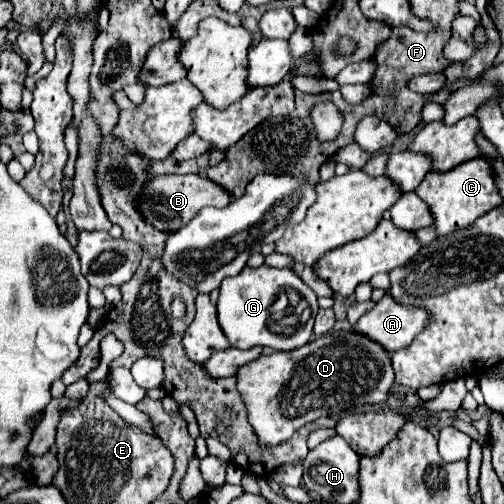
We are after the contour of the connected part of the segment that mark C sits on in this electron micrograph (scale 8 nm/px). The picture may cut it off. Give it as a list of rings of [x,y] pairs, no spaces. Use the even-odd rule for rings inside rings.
[[[482,156],[468,160],[466,164],[460,164],[458,168],[454,168],[446,174],[428,172],[426,178],[422,180],[422,184],[416,188],[416,194],[428,204],[438,236],[448,236],[454,230],[466,228],[476,218],[480,218],[488,210],[502,204],[502,196],[494,184],[492,162],[484,160]]]

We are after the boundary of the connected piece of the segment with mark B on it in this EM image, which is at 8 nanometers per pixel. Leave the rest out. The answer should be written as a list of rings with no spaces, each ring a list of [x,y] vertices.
[[[164,174],[150,178],[146,182],[146,188],[138,198],[138,210],[142,212],[142,218],[154,228],[162,232],[176,232],[182,226],[186,226],[204,206],[224,208],[230,202],[230,198],[232,196],[222,186],[210,184],[210,180],[204,174],[184,174],[184,176]]]

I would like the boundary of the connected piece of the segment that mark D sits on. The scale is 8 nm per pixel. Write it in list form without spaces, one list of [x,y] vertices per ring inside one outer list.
[[[332,332],[326,336],[320,336],[306,346],[292,350],[292,352],[274,352],[272,356],[260,356],[252,360],[250,364],[242,366],[236,372],[236,388],[246,404],[248,420],[260,440],[266,448],[278,446],[280,442],[288,440],[298,428],[304,424],[322,418],[322,416],[342,416],[348,408],[354,408],[358,404],[380,404],[386,400],[390,386],[394,384],[394,370],[388,352],[374,344],[372,340],[348,332]]]

